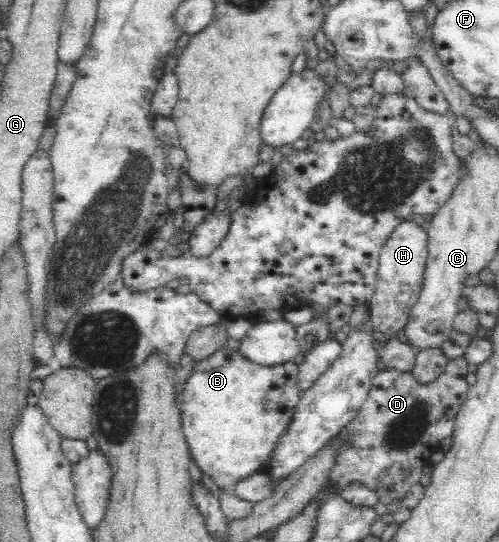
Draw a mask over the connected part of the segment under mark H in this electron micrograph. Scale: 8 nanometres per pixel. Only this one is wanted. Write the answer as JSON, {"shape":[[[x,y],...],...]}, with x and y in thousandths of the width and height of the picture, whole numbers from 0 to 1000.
{"shape":[[[826,402],[796,413],[778,443],[770,446],[758,483],[749,539],[735,559],[739,590],[745,594],[747,611],[794,622],[814,601],[826,566],[836,559],[848,533],[856,489],[854,419],[838,417]]]}

